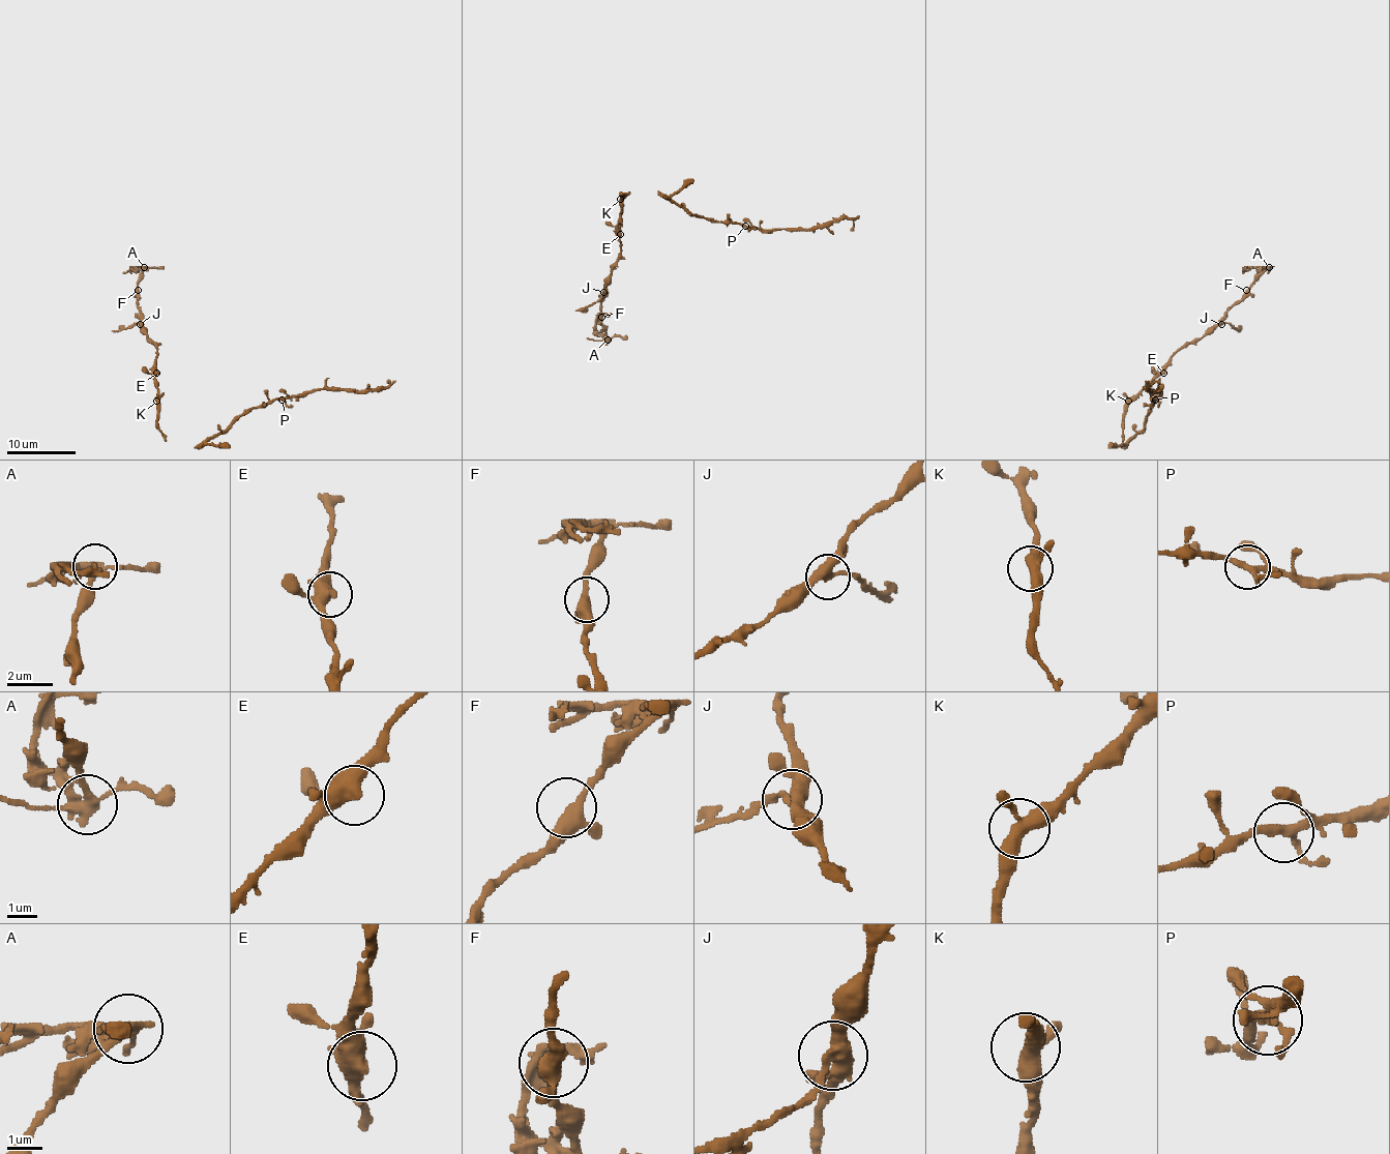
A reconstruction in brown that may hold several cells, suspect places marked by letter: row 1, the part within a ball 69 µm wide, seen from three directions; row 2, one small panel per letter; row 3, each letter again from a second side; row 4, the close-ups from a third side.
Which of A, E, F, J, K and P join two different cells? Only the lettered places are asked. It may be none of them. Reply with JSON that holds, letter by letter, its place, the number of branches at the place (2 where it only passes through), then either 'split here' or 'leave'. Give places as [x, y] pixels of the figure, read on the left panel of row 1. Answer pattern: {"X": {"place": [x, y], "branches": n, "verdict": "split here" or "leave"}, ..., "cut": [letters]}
{"A": {"place": [144, 267], "branches": 5, "verdict": "split here"}, "E": {"place": [156, 373], "branches": 3, "verdict": "leave"}, "F": {"place": [138, 290], "branches": 3, "verdict": "leave"}, "J": {"place": [140, 324], "branches": 3, "verdict": "split here"}, "K": {"place": [156, 401], "branches": 3, "verdict": "leave"}, "P": {"place": [282, 400], "branches": 4, "verdict": "leave"}, "cut": ["A", "J"]}

